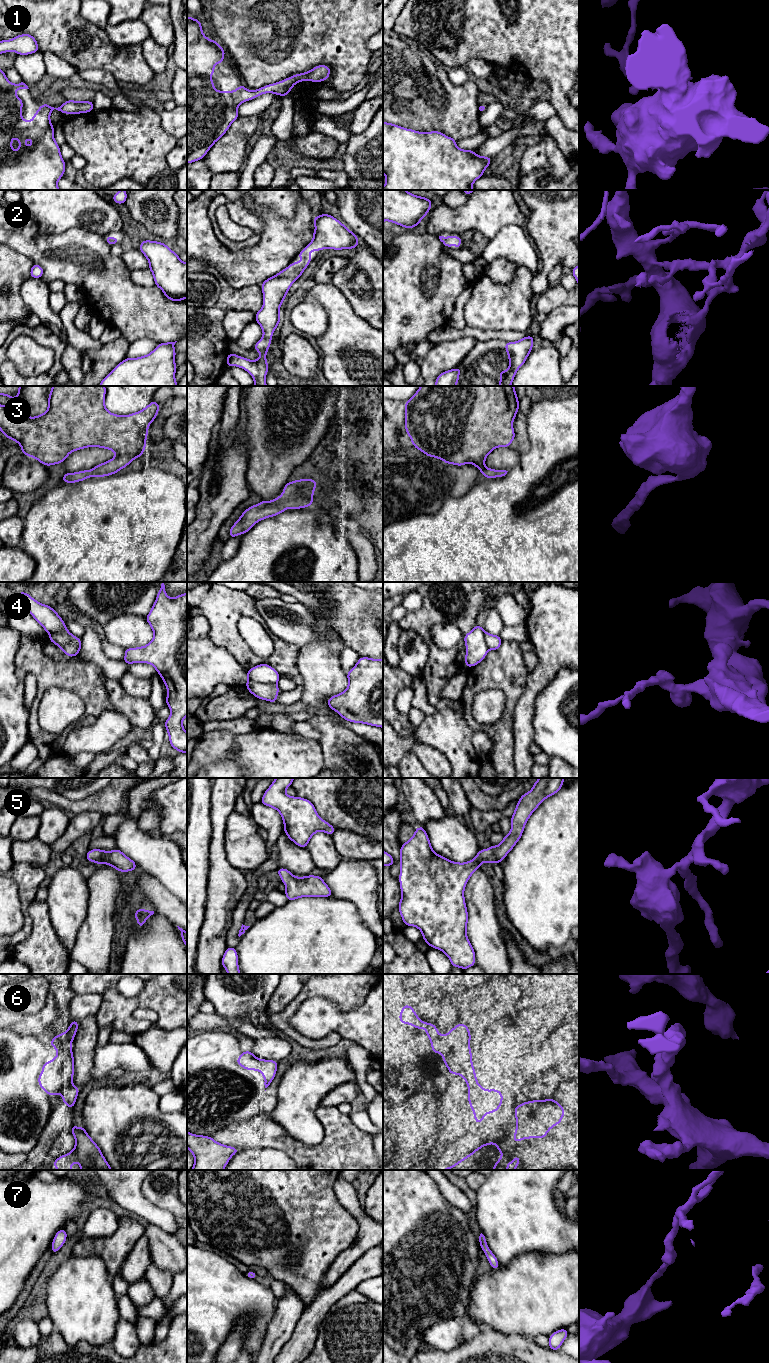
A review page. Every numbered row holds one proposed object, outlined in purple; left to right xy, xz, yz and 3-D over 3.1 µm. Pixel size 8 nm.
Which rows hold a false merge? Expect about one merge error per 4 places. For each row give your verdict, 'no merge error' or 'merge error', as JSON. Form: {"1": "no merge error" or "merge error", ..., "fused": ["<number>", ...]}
{"1": "no merge error", "2": "no merge error", "3": "no merge error", "4": "merge error", "5": "no merge error", "6": "no merge error", "7": "no merge error", "fused": ["4"]}

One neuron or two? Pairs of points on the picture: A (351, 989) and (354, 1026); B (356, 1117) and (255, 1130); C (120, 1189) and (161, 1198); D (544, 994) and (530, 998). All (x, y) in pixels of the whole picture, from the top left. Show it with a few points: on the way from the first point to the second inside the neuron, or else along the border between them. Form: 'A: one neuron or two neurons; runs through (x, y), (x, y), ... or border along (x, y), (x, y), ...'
A: two neurons; border along (369, 992), (360, 1005), (349, 1010), (331, 1001)
B: two neurons; border along (349, 1115), (349, 1118), (360, 1129), (368, 1133)
C: two neurons; border along (143, 1180), (141, 1192), (152, 1203), (162, 1208)
D: one neuron; runs through (541, 995), (533, 995)

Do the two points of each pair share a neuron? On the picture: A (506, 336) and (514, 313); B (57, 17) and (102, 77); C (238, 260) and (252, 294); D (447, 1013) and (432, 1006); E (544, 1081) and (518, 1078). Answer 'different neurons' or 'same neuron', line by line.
A: different neurons
B: different neurons
C: different neurons
D: different neurons
E: different neurons

